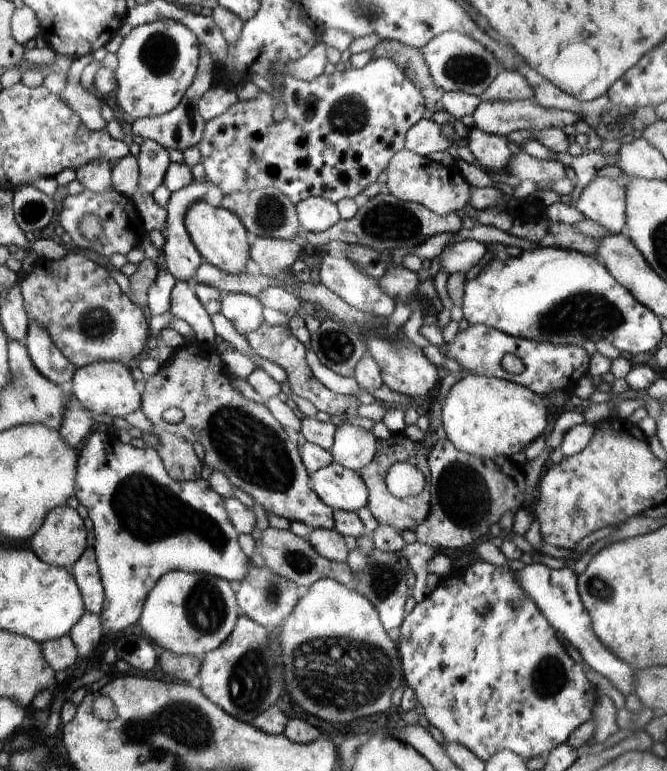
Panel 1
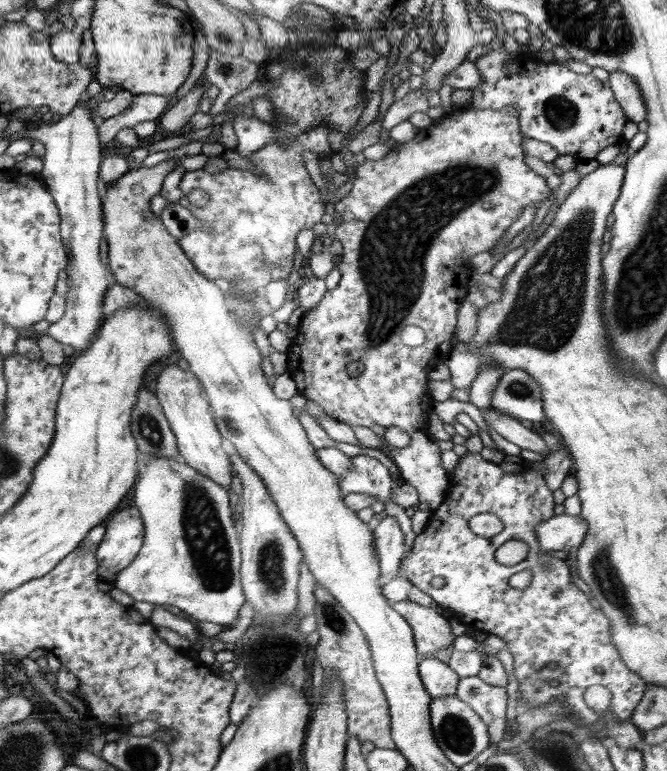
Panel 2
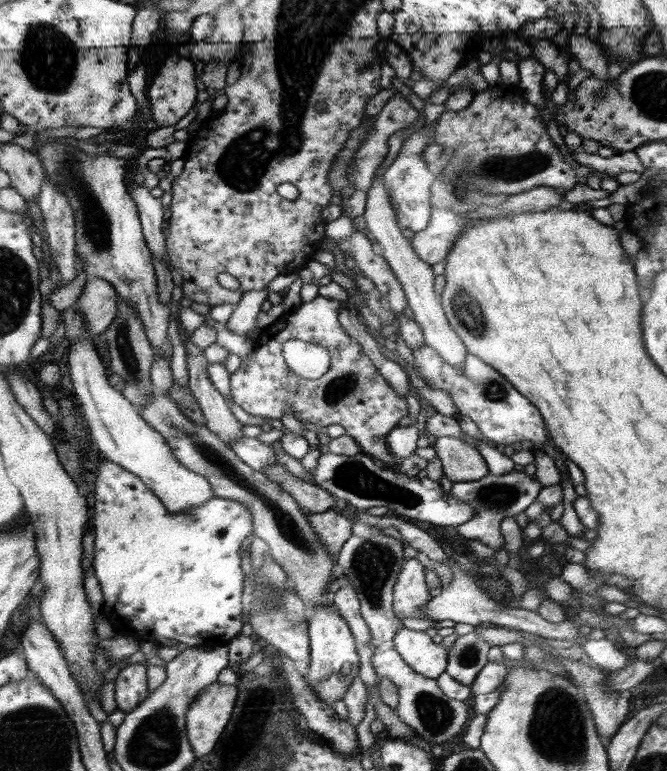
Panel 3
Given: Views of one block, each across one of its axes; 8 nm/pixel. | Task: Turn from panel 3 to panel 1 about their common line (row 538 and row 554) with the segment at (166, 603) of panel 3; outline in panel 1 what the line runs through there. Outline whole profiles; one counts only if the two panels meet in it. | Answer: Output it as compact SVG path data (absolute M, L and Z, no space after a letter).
M95 430L77 457L75 496L89 512L94 525L95 556L102 587L104 608L100 612L102 634L116 634L134 626L141 618L148 594L164 574L172 570L208 573L236 587L250 574L253 564L242 552L236 532L222 497L211 489L206 479L175 480L166 471L155 448L134 448L122 444L113 433L100 434Z

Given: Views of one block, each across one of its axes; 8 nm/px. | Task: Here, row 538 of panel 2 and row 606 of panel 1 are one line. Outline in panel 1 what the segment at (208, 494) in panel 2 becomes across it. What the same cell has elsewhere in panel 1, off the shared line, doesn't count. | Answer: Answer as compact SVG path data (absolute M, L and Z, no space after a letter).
M172 570L158 580L146 598L139 619L143 635L173 654L201 658L221 646L234 630L240 614L235 592L233 585L218 576Z

